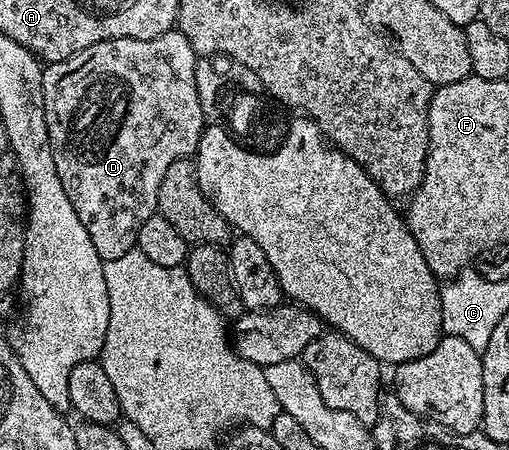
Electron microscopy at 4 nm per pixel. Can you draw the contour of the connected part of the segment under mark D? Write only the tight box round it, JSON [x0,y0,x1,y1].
[43,31,205,263]

